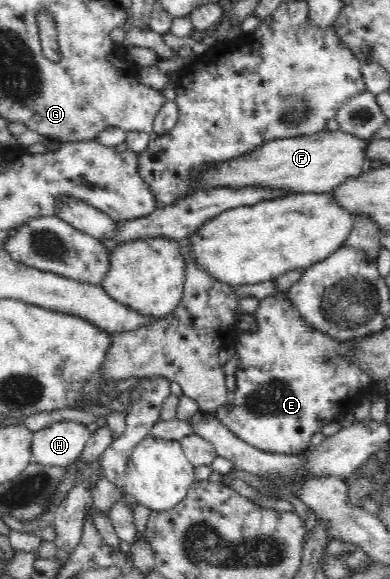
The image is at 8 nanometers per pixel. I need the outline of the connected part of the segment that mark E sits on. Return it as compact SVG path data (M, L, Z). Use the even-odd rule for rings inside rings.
M280 291L264 298L260 301L260 307L257 312L254 314L255 320L258 324L258 330L254 332L242 332L234 345L236 354L240 357L240 364L238 364L238 370L235 372L236 378L236 389L234 393L234 400L231 402L226 402L222 406L218 407L213 413L215 417L226 425L232 433L234 433L238 438L244 440L250 446L254 446L263 452L278 453L278 454L298 454L304 452L306 448L309 448L309 441L311 436L320 432L321 428L325 424L330 424L330 422L338 421L346 411L342 409L342 406L346 406L346 400L350 398L353 394L358 394L358 390L367 388L374 384L373 378L365 371L362 370L359 366L354 366L349 362L349 356L353 351L353 348L357 345L359 338L351 339L350 341L344 340L334 340L329 336L326 336L324 332L320 332L318 329L311 328L309 324L306 324L305 320L302 320L300 313L294 309L294 305L290 303L287 293L282 293Z

